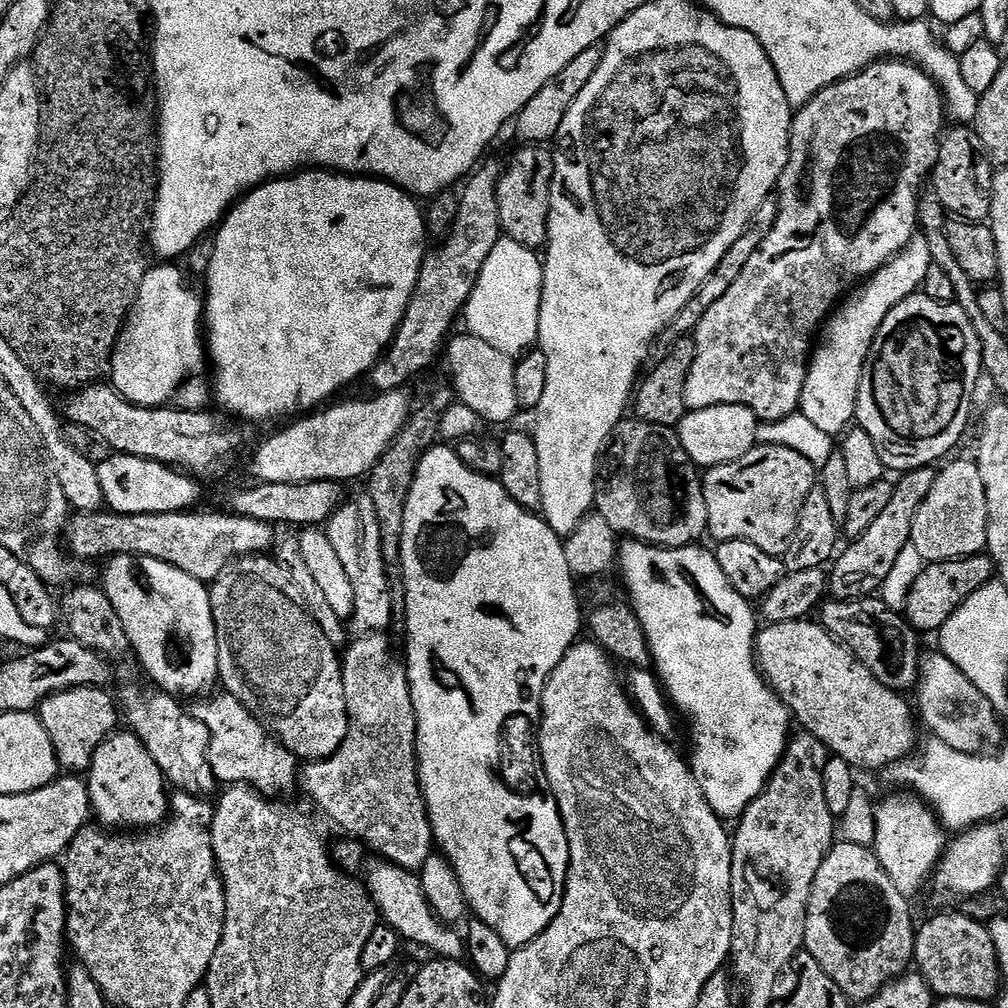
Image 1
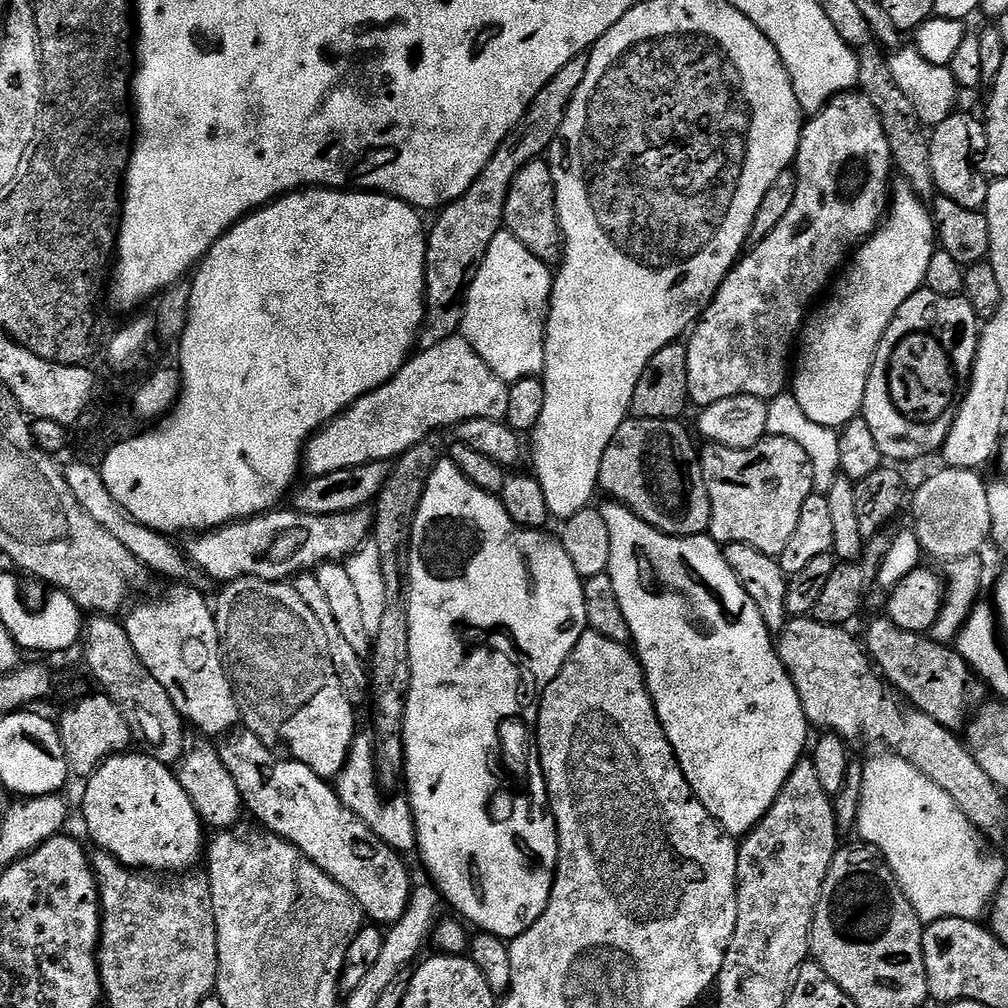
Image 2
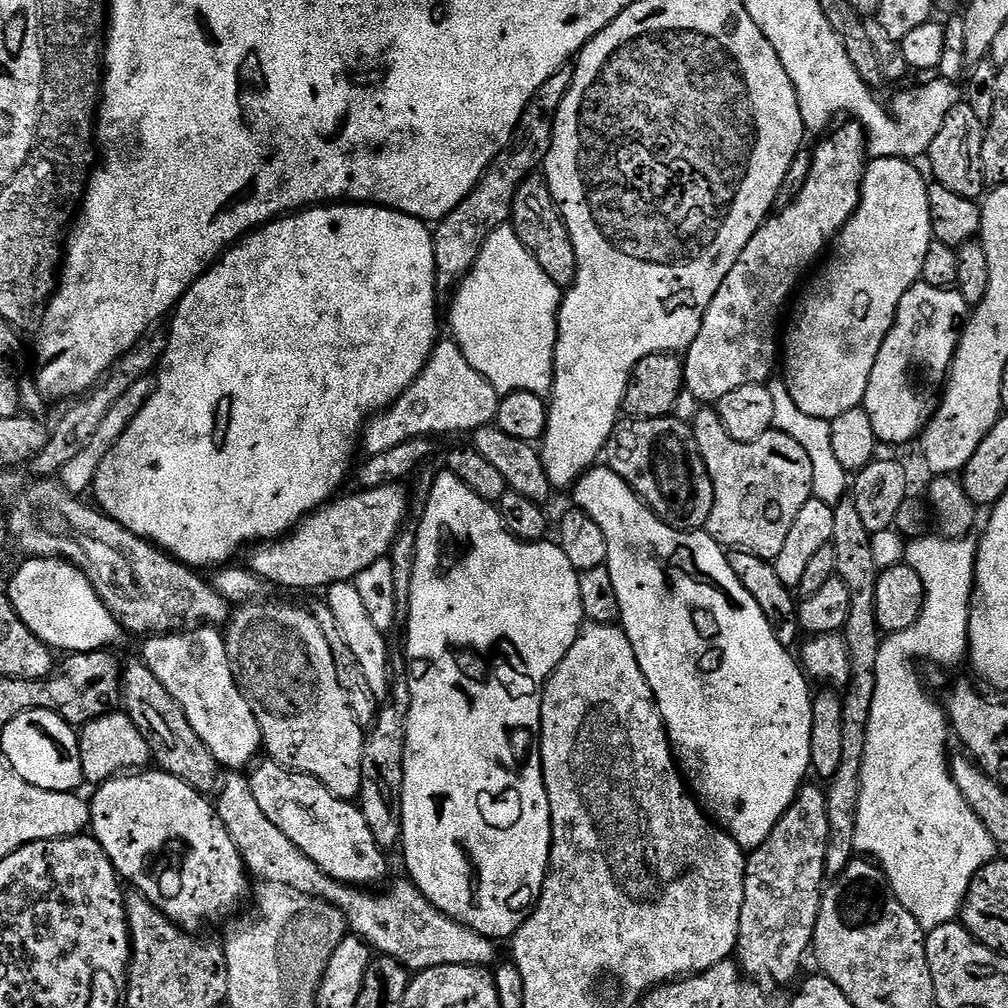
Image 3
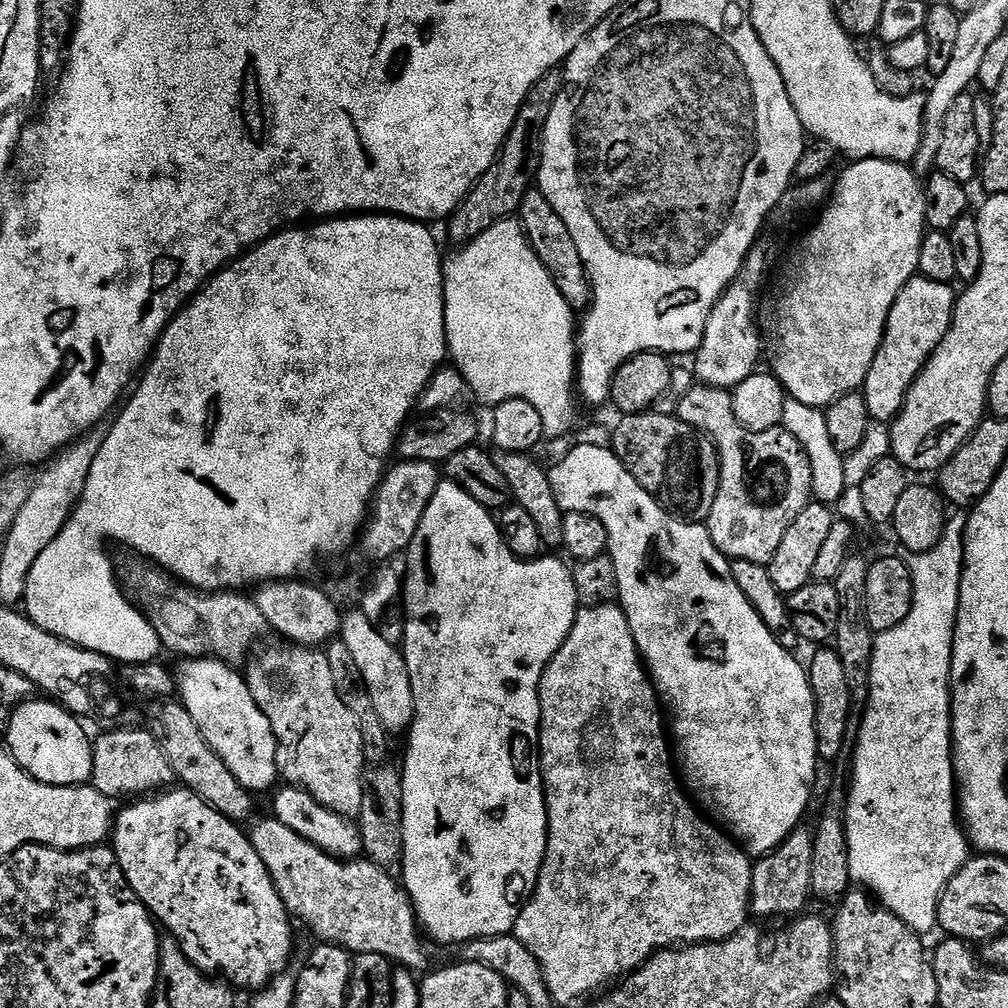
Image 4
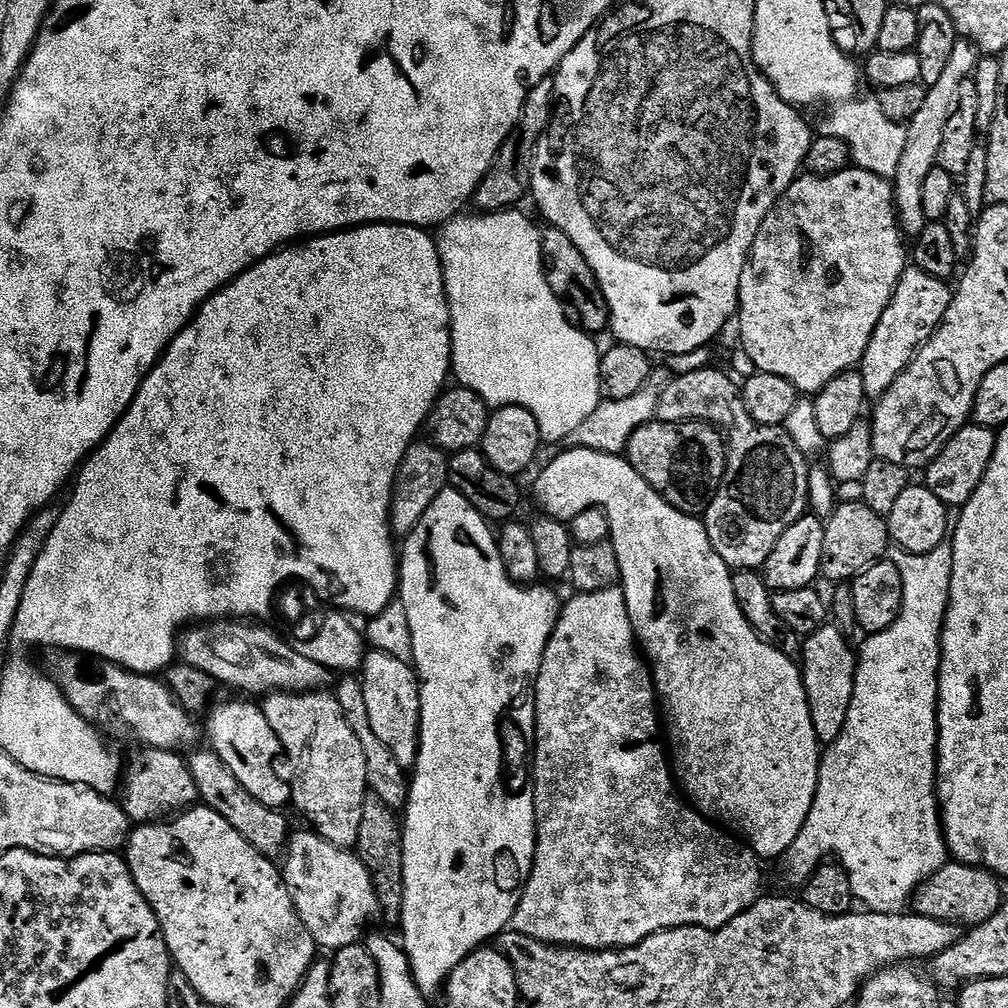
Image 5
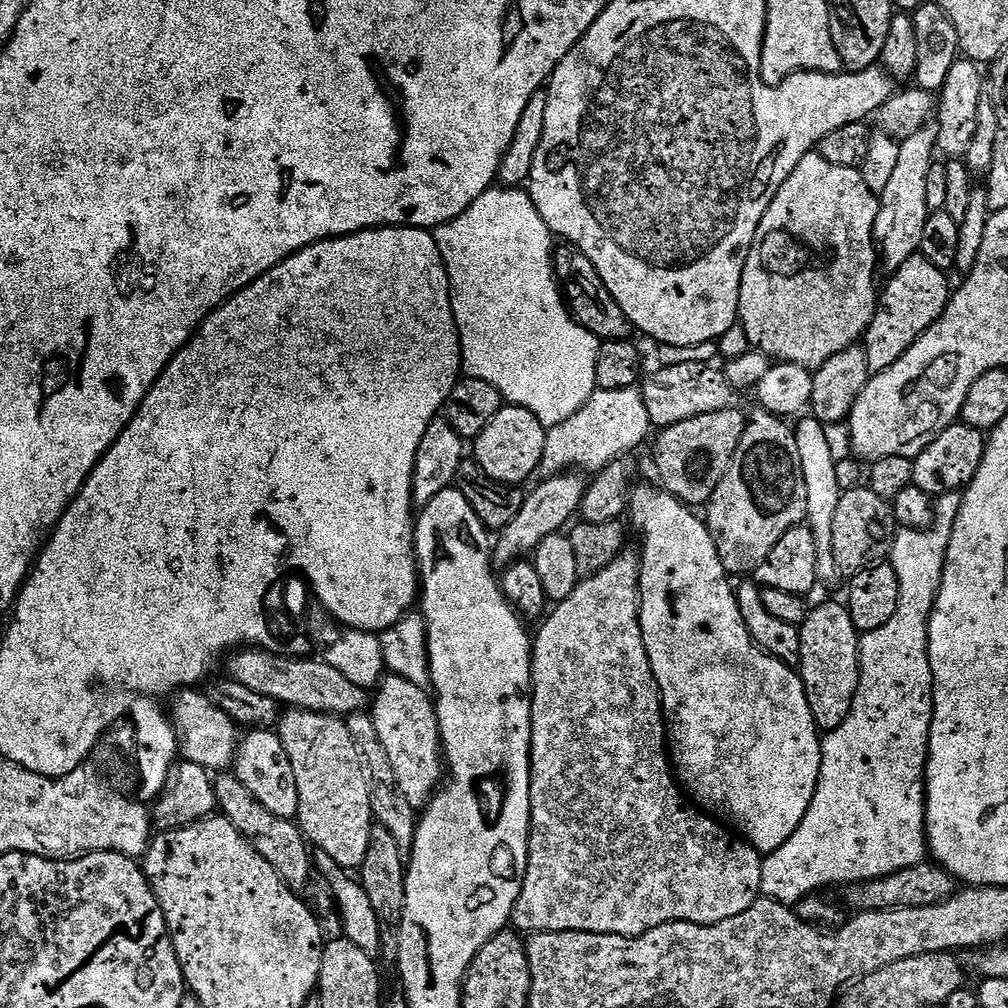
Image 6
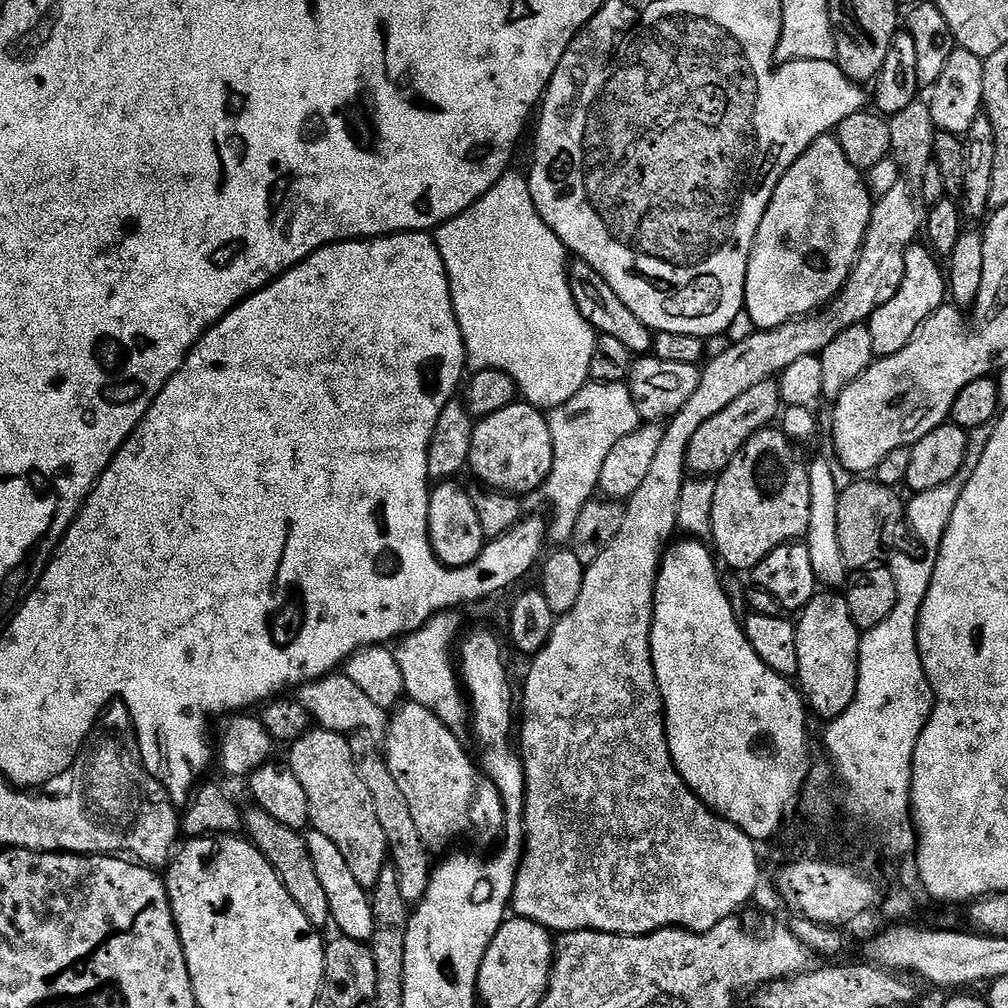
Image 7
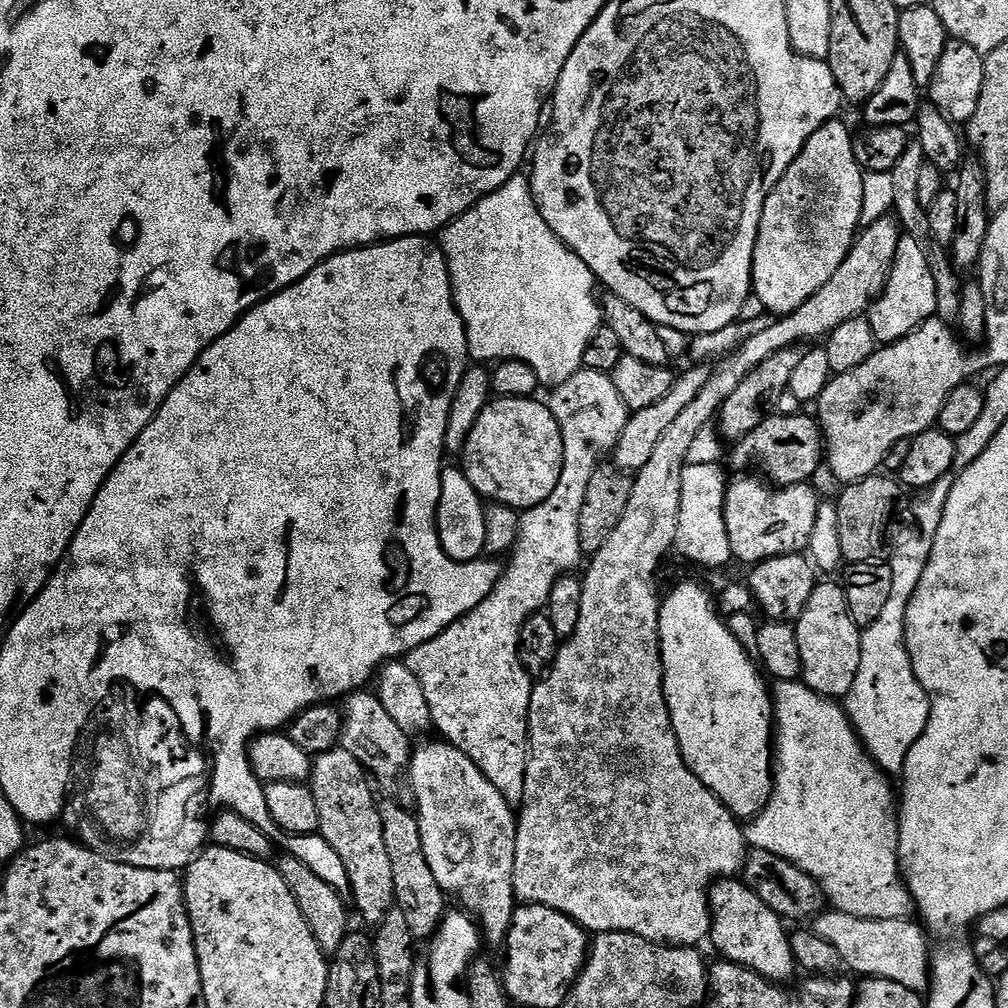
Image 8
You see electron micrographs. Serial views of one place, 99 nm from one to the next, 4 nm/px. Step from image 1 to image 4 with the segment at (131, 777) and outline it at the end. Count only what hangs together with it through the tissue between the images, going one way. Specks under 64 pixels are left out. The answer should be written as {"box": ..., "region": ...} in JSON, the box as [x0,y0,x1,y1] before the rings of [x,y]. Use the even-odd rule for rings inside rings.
{"box":[110,786,293,989],"region":[[[183,786],[129,804],[132,805],[121,812],[119,809],[115,817],[110,847],[134,894],[148,907],[157,925],[174,937],[186,958],[190,958],[200,972],[219,974],[237,989],[266,988],[277,976],[285,975],[287,968],[284,967],[292,956],[293,917],[274,886],[274,878],[270,878],[266,862],[258,858],[249,833],[245,829],[243,832],[237,821],[226,818]]]}

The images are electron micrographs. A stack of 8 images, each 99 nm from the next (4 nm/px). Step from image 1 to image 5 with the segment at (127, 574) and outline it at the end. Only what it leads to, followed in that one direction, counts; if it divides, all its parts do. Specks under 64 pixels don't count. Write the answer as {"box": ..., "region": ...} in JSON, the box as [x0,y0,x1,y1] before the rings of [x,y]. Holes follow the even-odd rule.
{"box":[206,699,292,810],"region":[[[240,699],[244,700],[228,700],[225,704],[218,705],[217,708],[215,705],[207,713],[208,732],[206,728],[206,736],[207,739],[208,736],[212,739],[210,747],[212,751],[218,754],[218,758],[222,758],[222,762],[226,762],[226,766],[230,766],[234,778],[238,778],[238,782],[242,782],[242,786],[246,786],[246,790],[250,790],[250,794],[254,794],[254,798],[258,798],[258,802],[262,802],[262,806],[270,806],[281,810],[287,809],[292,799],[292,785],[285,777],[283,780],[276,773],[276,755],[279,757],[282,752],[280,740],[274,734],[274,730],[270,730],[270,722],[266,722],[263,707],[251,699]]]}

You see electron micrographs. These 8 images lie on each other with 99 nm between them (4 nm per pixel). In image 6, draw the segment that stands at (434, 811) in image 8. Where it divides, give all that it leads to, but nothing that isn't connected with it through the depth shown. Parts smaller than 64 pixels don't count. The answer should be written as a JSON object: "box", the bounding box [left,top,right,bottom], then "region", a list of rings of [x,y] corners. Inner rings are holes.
{"box":[370,674,442,809],"region":[[[388,674],[375,689],[370,715],[378,742],[382,742],[386,754],[390,754],[398,790],[406,794],[410,806],[423,809],[442,783],[442,745],[433,697],[425,689],[414,686],[414,682]]]}

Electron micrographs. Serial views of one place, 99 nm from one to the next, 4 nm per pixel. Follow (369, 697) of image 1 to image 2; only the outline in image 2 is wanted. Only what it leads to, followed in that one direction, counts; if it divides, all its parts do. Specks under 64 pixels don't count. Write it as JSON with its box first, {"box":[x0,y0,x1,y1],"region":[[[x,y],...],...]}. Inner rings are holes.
{"box":[334,734,417,854],"region":[[[360,734],[353,740],[344,771],[335,777],[334,787],[340,801],[358,818],[365,820],[376,836],[401,854],[417,851],[416,819],[412,813],[412,803],[404,794],[394,797],[393,800],[387,800],[383,796],[385,793],[382,791],[382,785],[376,779],[376,742],[371,735]]]}

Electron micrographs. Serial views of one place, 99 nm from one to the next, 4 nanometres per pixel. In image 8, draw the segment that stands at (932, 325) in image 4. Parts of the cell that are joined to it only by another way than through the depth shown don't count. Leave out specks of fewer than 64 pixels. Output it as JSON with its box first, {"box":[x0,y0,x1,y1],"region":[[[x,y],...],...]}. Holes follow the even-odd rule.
{"box":[866,235,938,345],"region":[[[901,235],[898,254],[894,254],[894,266],[890,270],[884,293],[872,303],[866,313],[877,345],[896,344],[911,332],[925,327],[936,316],[937,306],[938,294],[934,294],[934,278],[930,274],[922,246],[918,246],[912,236]]]}

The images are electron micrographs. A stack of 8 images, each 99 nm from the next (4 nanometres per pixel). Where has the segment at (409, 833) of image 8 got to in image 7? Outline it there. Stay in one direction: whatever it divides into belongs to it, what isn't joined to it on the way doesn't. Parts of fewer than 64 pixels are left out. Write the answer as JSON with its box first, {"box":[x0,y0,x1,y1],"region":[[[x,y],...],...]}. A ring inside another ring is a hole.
{"box":[358,755,433,906],"region":[[[383,755],[363,756],[358,760],[360,777],[366,782],[366,790],[374,798],[374,810],[378,813],[378,822],[386,834],[390,867],[398,874],[399,893],[406,898],[409,906],[415,906],[424,899],[428,883],[432,877],[433,865],[428,864],[429,849],[422,842],[422,834],[418,834],[418,826],[410,814],[410,806],[406,802],[402,790],[398,790],[398,782],[394,782],[394,774],[390,774],[390,766]]]}

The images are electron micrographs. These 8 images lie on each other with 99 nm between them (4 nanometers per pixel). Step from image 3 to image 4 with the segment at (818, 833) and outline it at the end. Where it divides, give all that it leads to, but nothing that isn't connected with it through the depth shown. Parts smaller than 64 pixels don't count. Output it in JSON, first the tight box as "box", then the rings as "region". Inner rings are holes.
{"box":[750,826,812,917],"region":[[[801,826],[792,831],[773,852],[761,856],[752,865],[752,899],[750,912],[756,916],[795,917],[803,913],[812,896],[810,886],[810,858],[812,832]]]}

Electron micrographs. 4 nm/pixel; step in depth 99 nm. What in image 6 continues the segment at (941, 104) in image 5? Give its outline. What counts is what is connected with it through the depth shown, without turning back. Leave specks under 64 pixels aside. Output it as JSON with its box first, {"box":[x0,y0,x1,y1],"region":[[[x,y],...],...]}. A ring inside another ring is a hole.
{"box":[874,122,937,273],"region":[[[929,122],[910,138],[899,141],[898,163],[892,171],[886,190],[878,194],[878,218],[874,218],[874,234],[878,249],[878,260],[888,267],[889,273],[898,270],[906,258],[917,255],[922,246],[922,234],[926,230],[928,207],[926,206],[926,177],[930,174],[930,166],[937,159],[935,123]]]}

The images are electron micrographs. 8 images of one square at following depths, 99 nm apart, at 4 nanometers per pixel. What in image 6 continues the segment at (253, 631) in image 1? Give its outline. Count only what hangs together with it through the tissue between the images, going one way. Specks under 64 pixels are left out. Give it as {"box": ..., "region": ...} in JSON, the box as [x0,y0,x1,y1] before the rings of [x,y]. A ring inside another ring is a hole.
{"box":[278,708,374,870],"region":[[[292,708],[281,715],[278,725],[278,735],[282,746],[286,746],[286,754],[290,758],[290,766],[294,766],[294,782],[298,782],[298,814],[296,820],[299,823],[300,831],[304,834],[304,839],[308,841],[313,849],[325,852],[334,858],[338,866],[345,870],[358,870],[366,862],[366,852],[370,850],[370,834],[374,827],[374,817],[372,815],[372,795],[366,786],[366,778],[362,774],[362,762],[356,749],[354,738],[350,734],[347,723],[341,717],[330,716],[326,712],[306,712],[303,708]]]}

